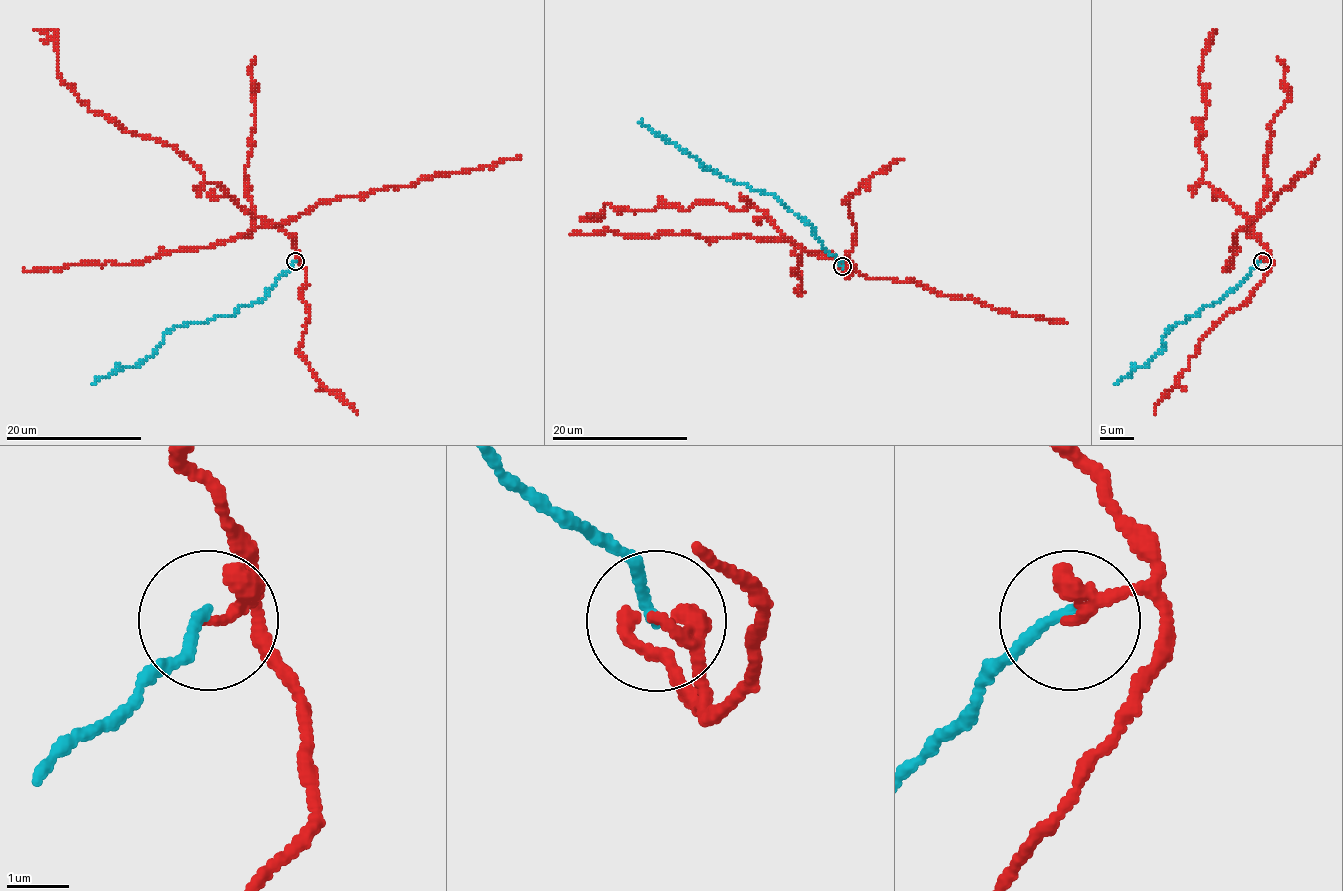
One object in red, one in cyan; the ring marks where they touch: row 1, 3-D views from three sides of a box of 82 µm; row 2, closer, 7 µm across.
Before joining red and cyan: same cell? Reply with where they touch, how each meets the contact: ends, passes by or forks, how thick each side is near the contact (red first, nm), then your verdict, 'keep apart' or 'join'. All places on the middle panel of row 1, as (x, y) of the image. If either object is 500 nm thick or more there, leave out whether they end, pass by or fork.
(842, 266) | red passes by | cyan ends | 180/170 nm | keep apart

